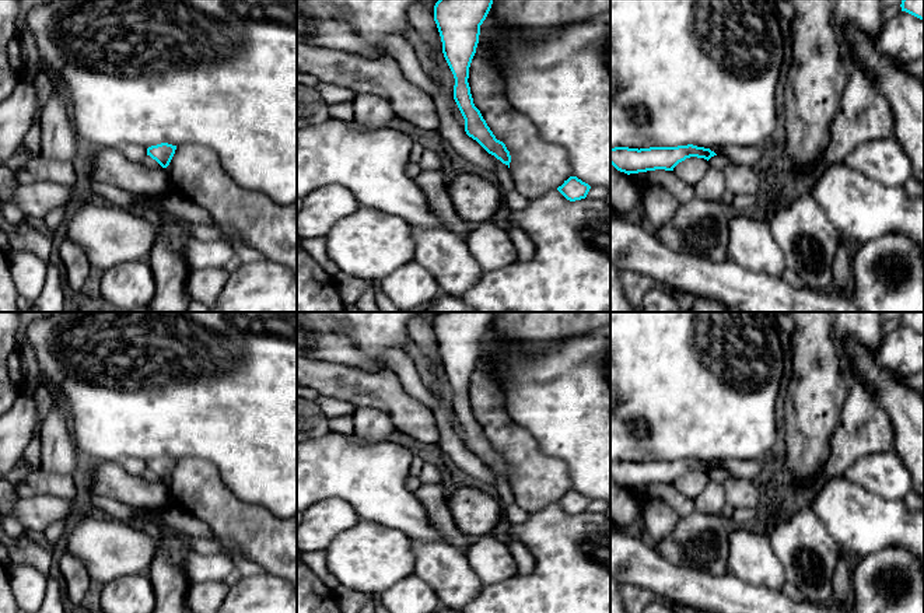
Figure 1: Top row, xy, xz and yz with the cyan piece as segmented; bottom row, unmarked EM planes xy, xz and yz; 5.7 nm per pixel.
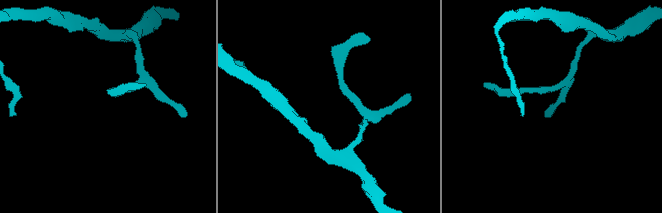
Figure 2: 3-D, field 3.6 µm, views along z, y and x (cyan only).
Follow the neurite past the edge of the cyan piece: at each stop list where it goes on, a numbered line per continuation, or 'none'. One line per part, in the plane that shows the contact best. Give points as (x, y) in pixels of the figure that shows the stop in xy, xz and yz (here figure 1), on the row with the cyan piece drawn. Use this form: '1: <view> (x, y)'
none

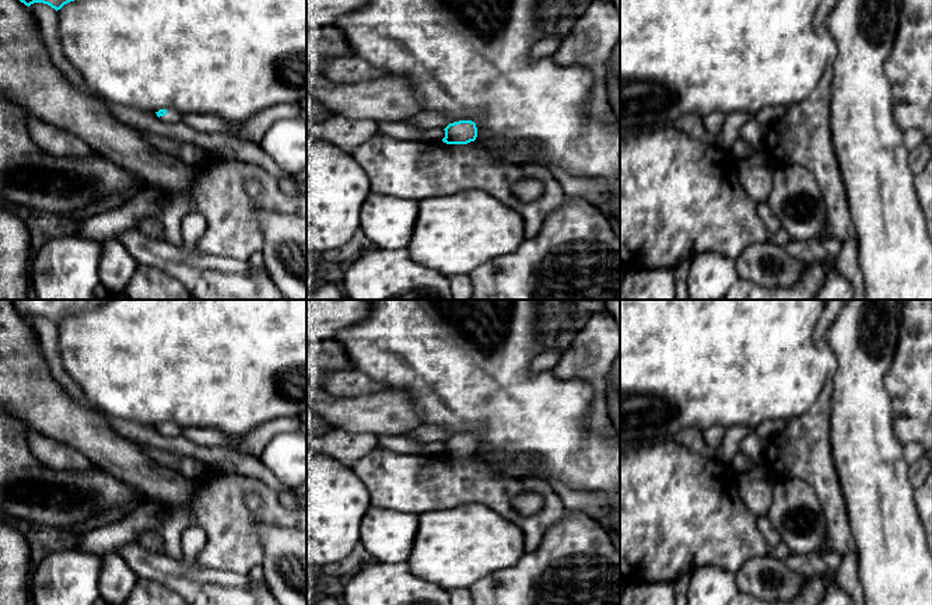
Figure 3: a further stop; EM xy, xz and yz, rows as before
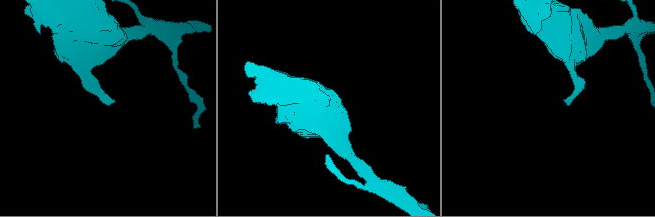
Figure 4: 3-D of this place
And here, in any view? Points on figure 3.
1: xy (172, 115)

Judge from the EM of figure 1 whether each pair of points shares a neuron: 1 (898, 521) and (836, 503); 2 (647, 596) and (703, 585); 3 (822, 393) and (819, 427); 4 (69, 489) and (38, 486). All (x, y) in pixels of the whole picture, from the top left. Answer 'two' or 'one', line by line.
1: one
2: two
3: one
4: one

